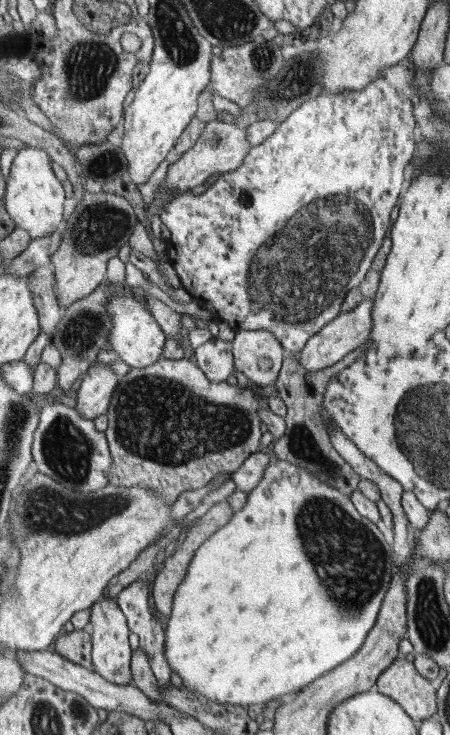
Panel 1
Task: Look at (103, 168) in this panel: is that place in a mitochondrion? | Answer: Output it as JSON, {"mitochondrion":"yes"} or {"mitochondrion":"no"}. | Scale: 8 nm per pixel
{"mitochondrion":"yes"}

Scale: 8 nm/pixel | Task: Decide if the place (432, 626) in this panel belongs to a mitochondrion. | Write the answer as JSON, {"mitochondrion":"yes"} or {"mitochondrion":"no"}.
{"mitochondrion":"yes"}

